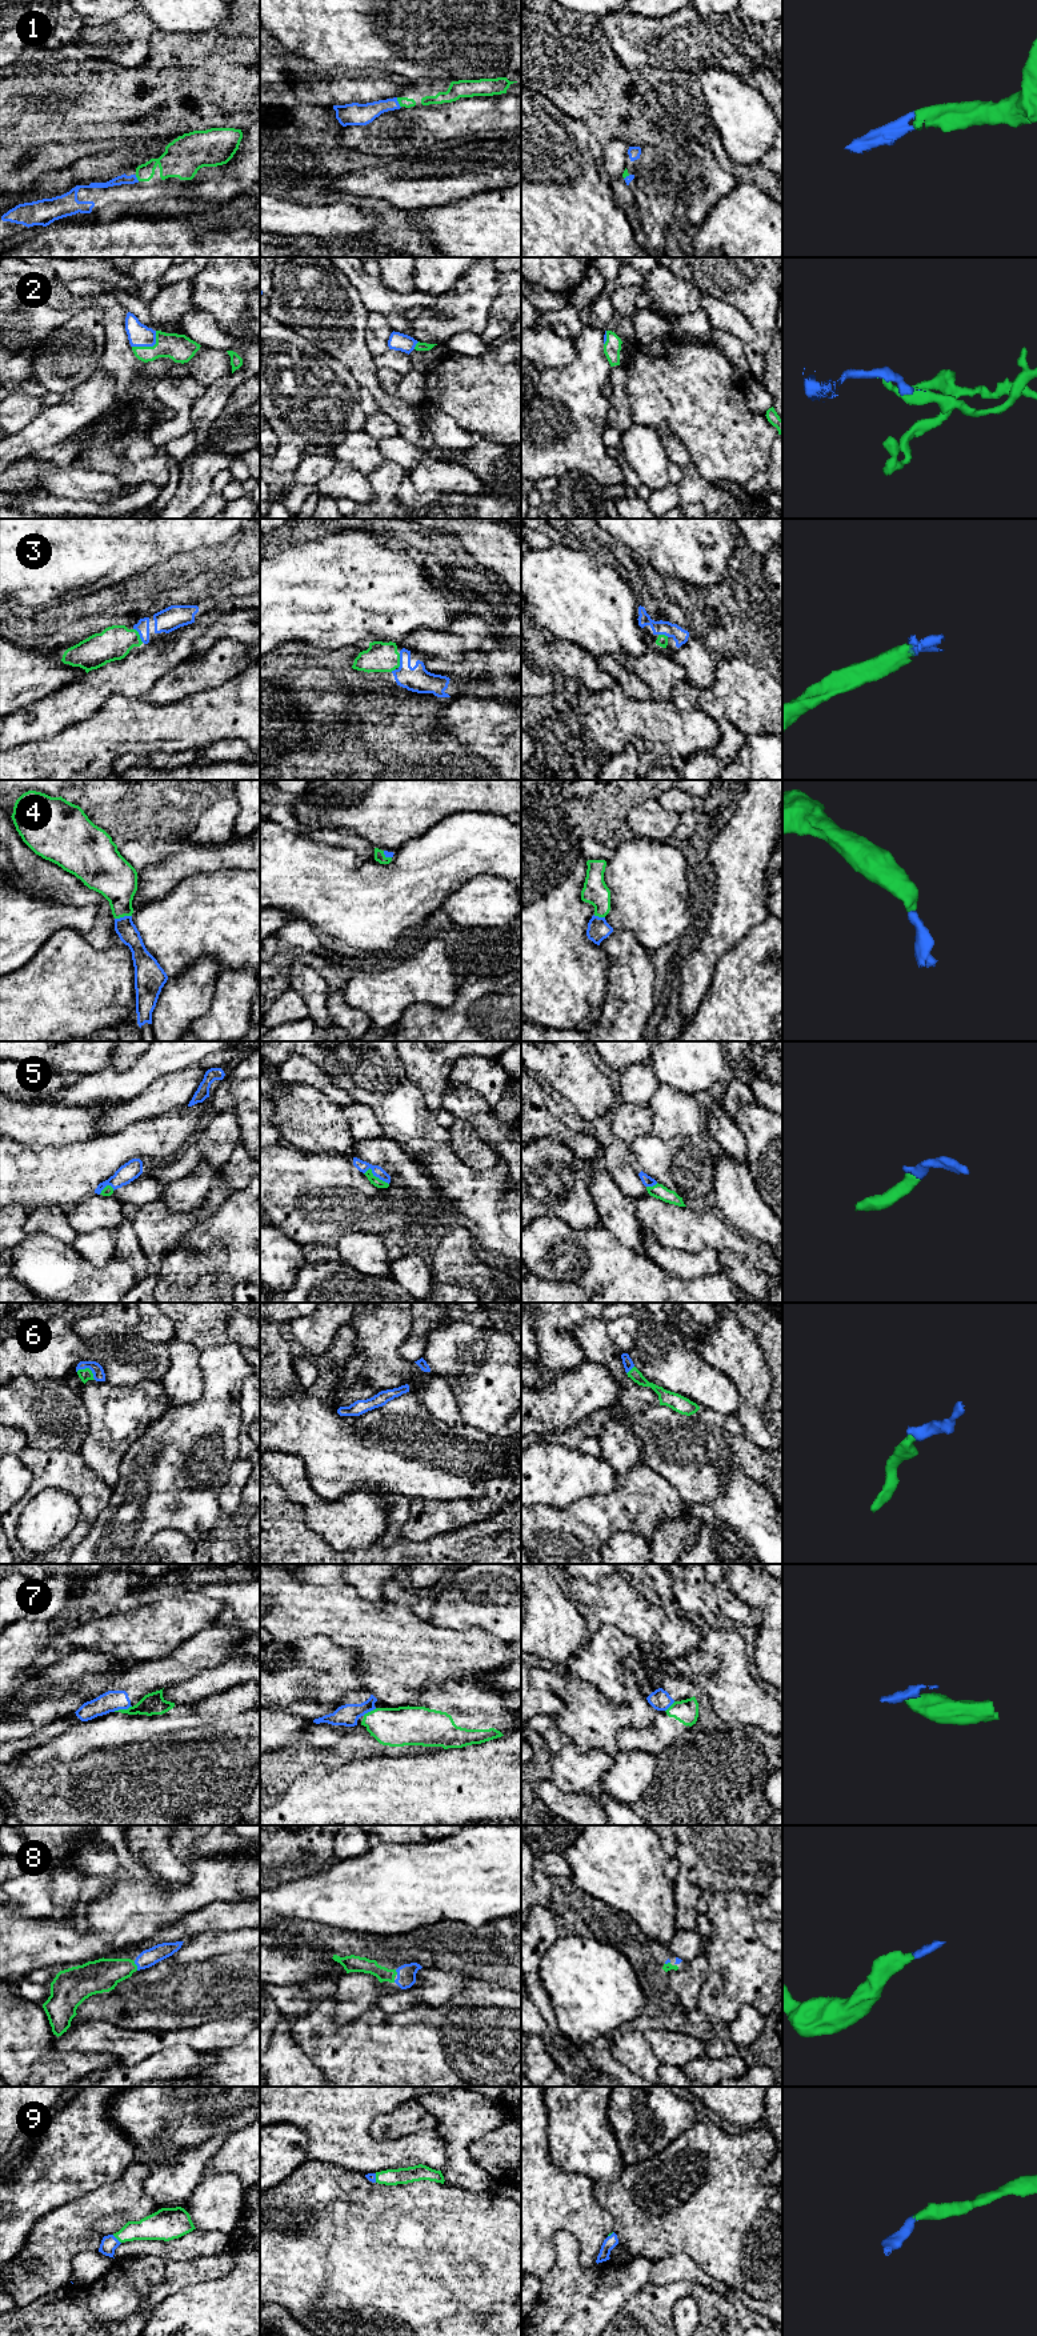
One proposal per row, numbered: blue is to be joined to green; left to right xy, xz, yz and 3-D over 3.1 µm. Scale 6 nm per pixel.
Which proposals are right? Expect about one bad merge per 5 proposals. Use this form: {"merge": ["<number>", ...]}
{"merge": ["1", "2", "3", "4", "5", "6", "8", "9"]}

